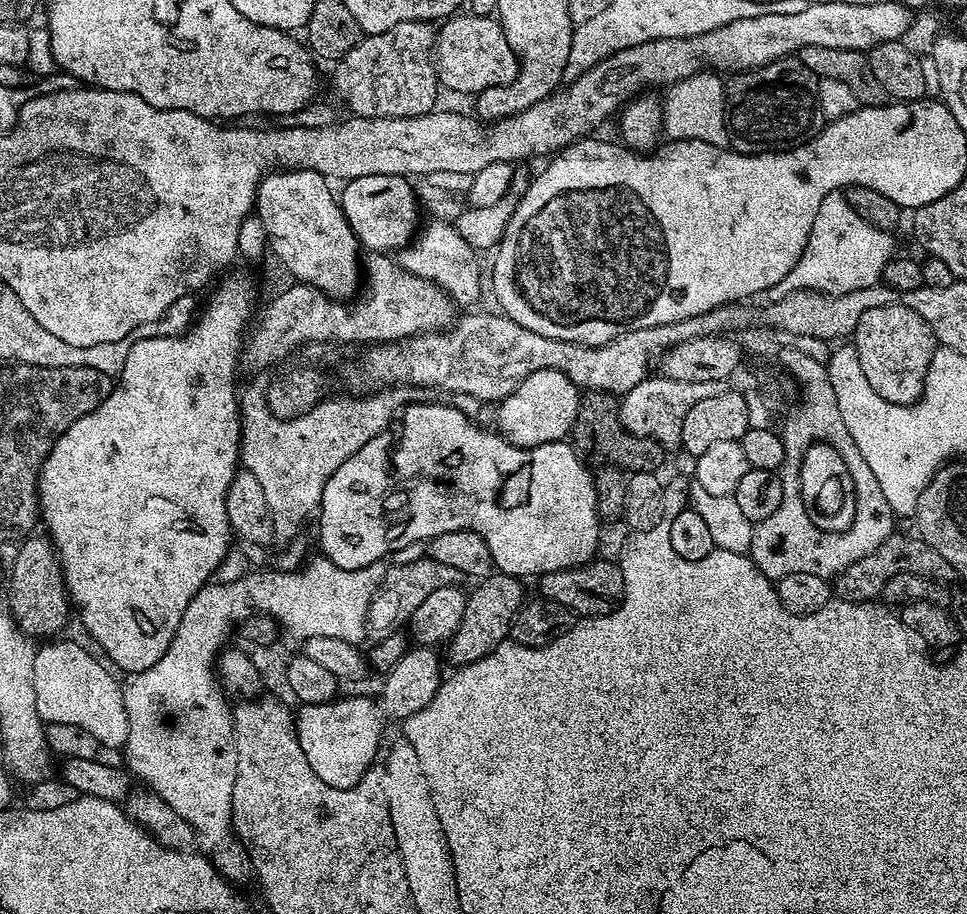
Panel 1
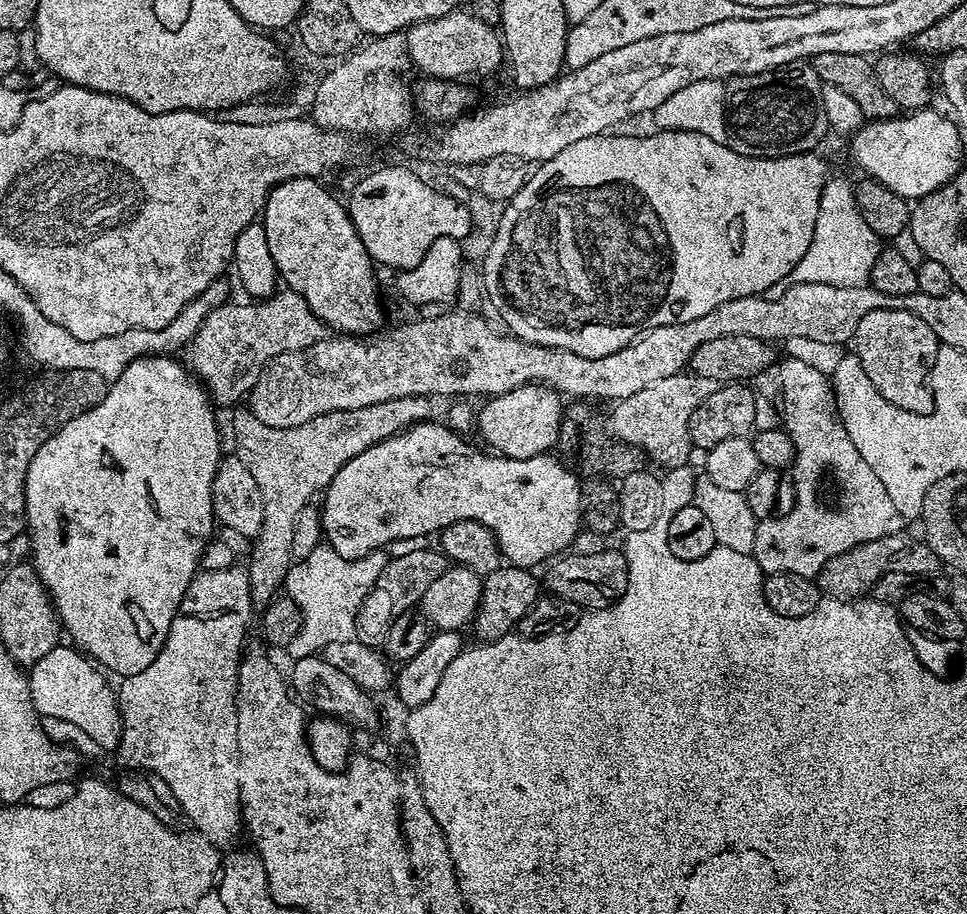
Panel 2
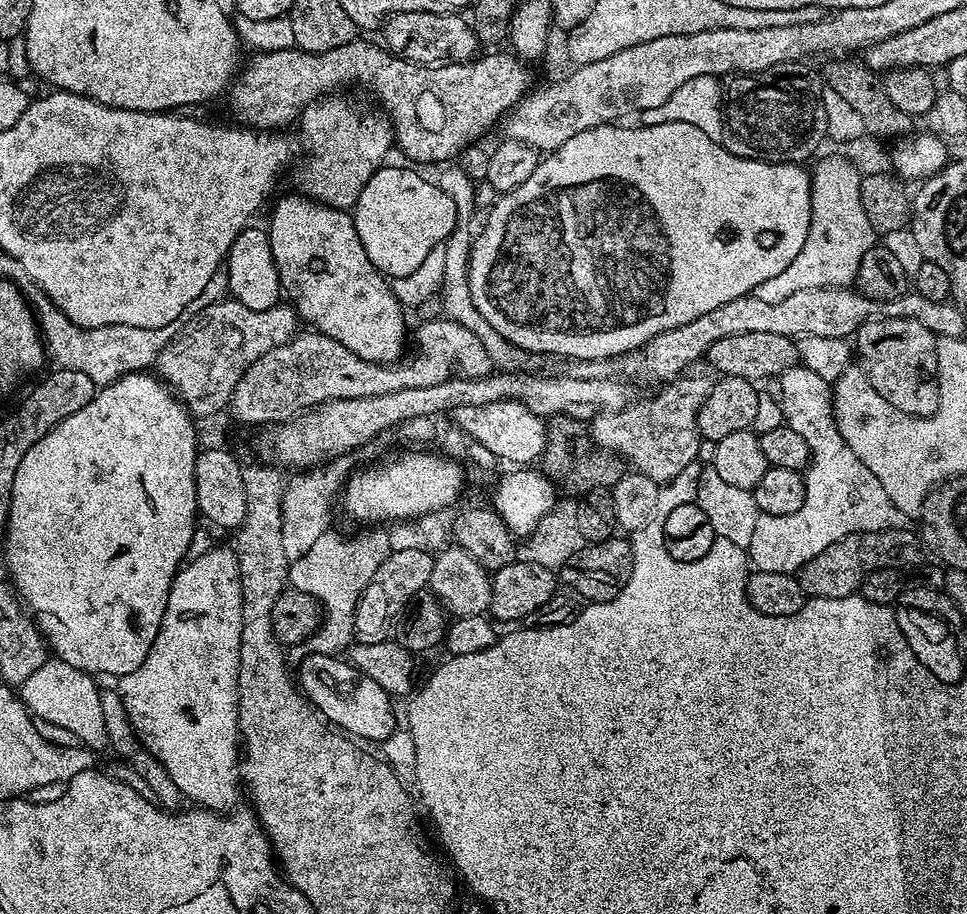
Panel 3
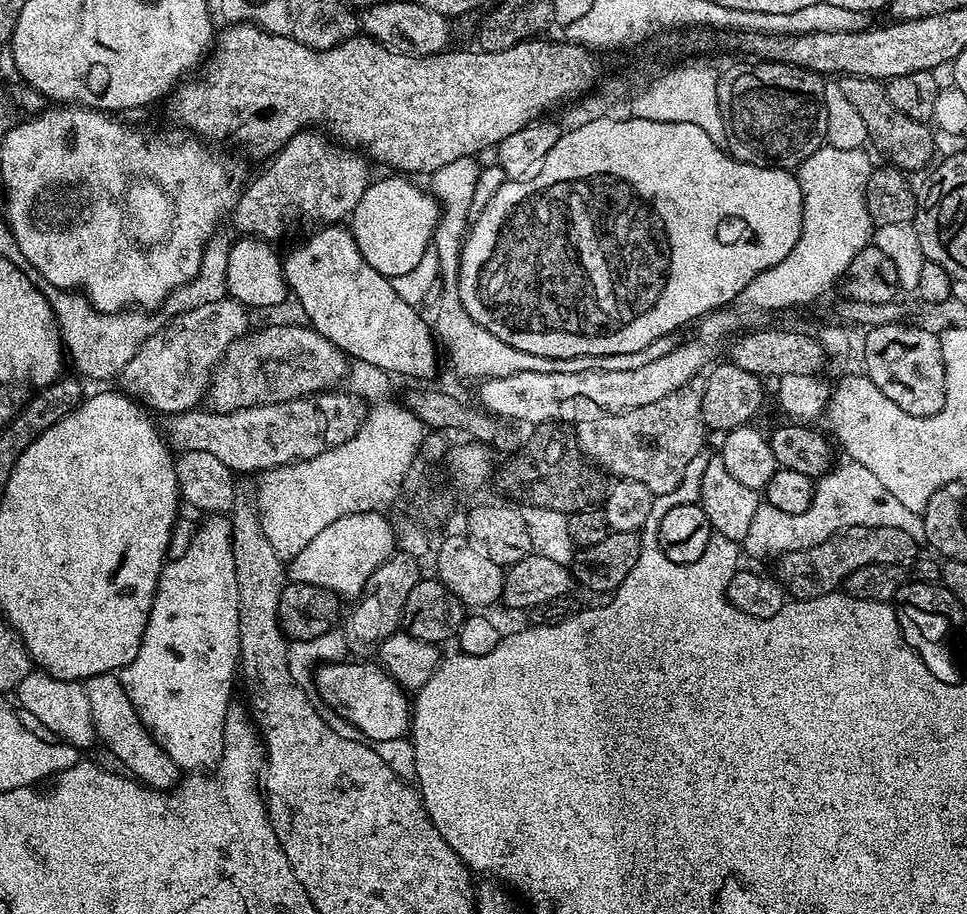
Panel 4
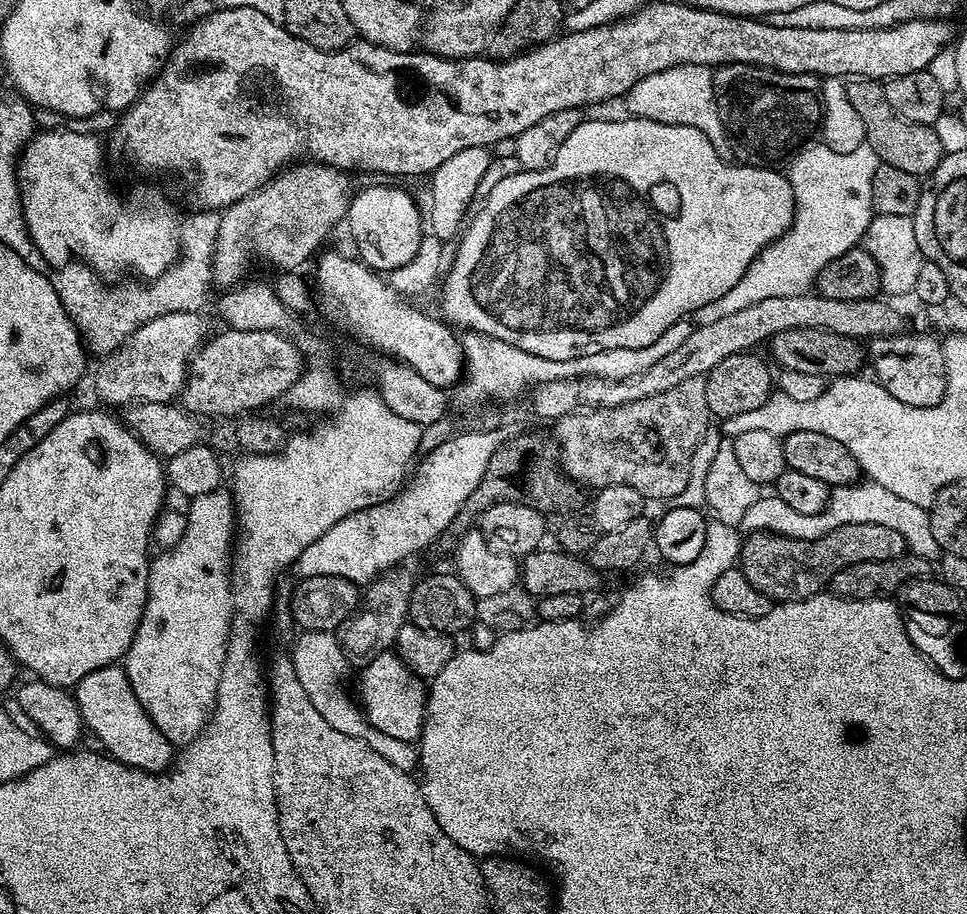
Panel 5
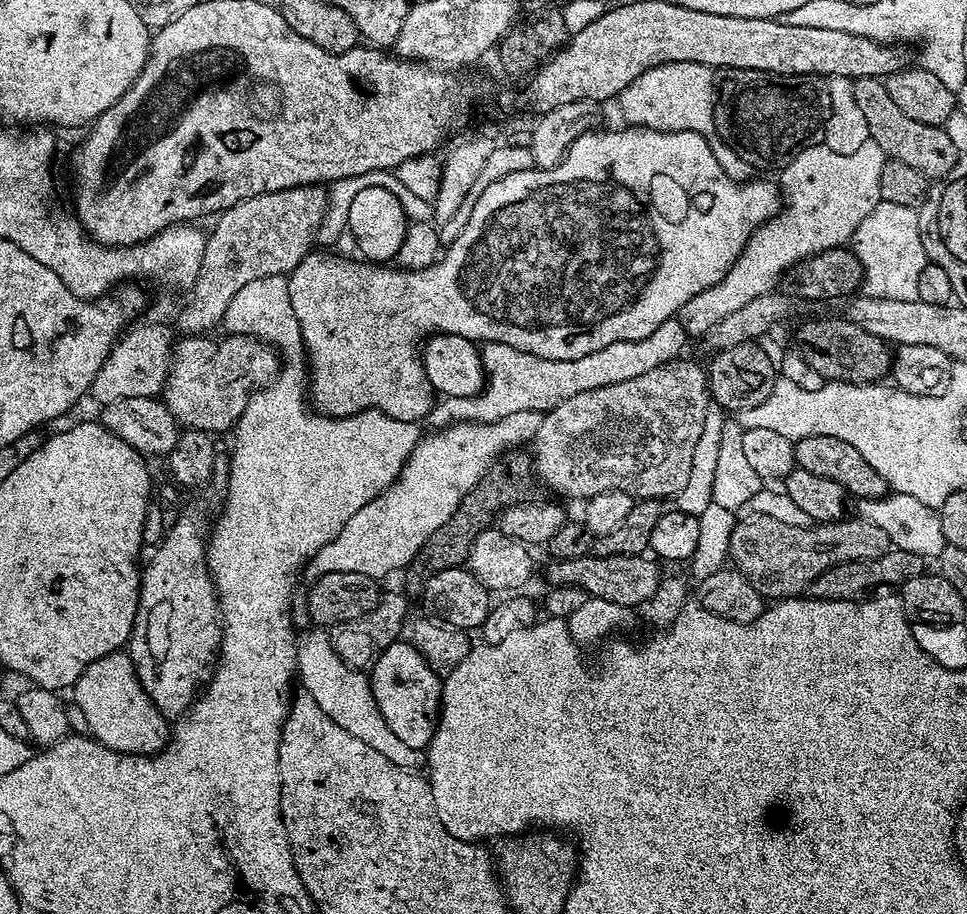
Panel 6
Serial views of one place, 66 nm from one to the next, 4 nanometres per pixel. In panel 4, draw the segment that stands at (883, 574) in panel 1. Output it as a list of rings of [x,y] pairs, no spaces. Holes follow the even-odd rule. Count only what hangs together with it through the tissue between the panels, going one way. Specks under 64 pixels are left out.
[[[850,526],[843,532],[826,538],[826,542],[818,546],[779,557],[774,564],[776,567],[774,576],[783,584],[784,591],[789,597],[809,600],[837,591],[843,585],[845,578],[862,566],[911,565],[918,556],[916,548],[918,541],[910,538],[906,530],[898,530],[894,526]]]

